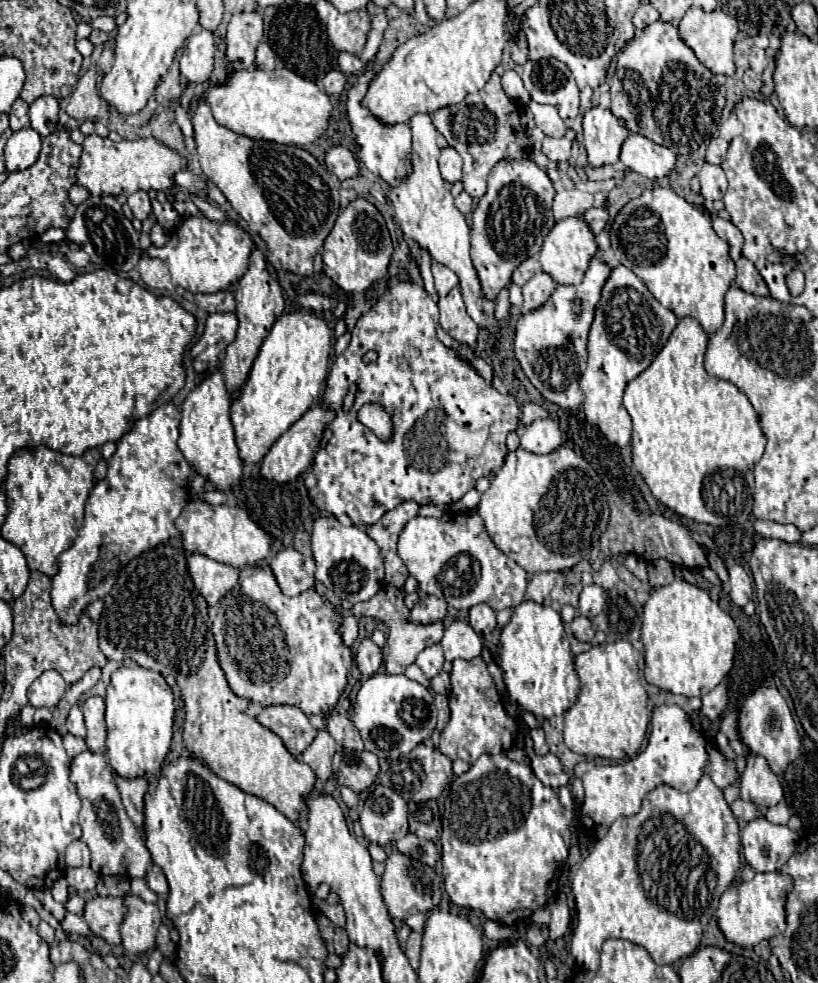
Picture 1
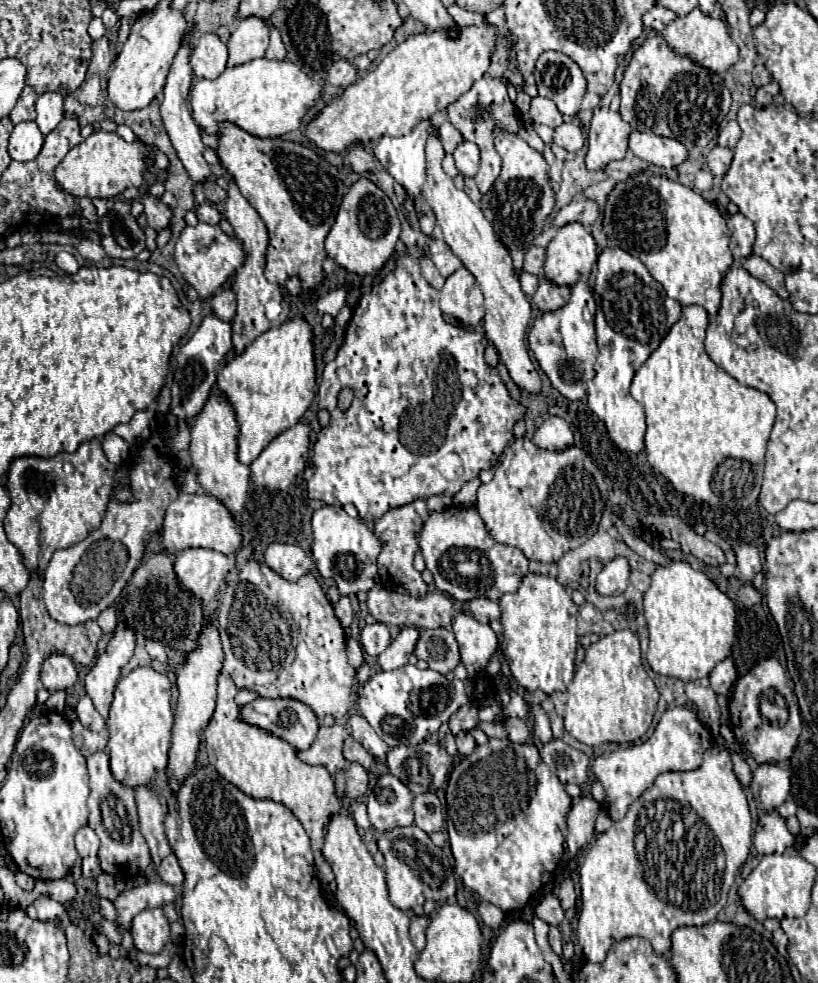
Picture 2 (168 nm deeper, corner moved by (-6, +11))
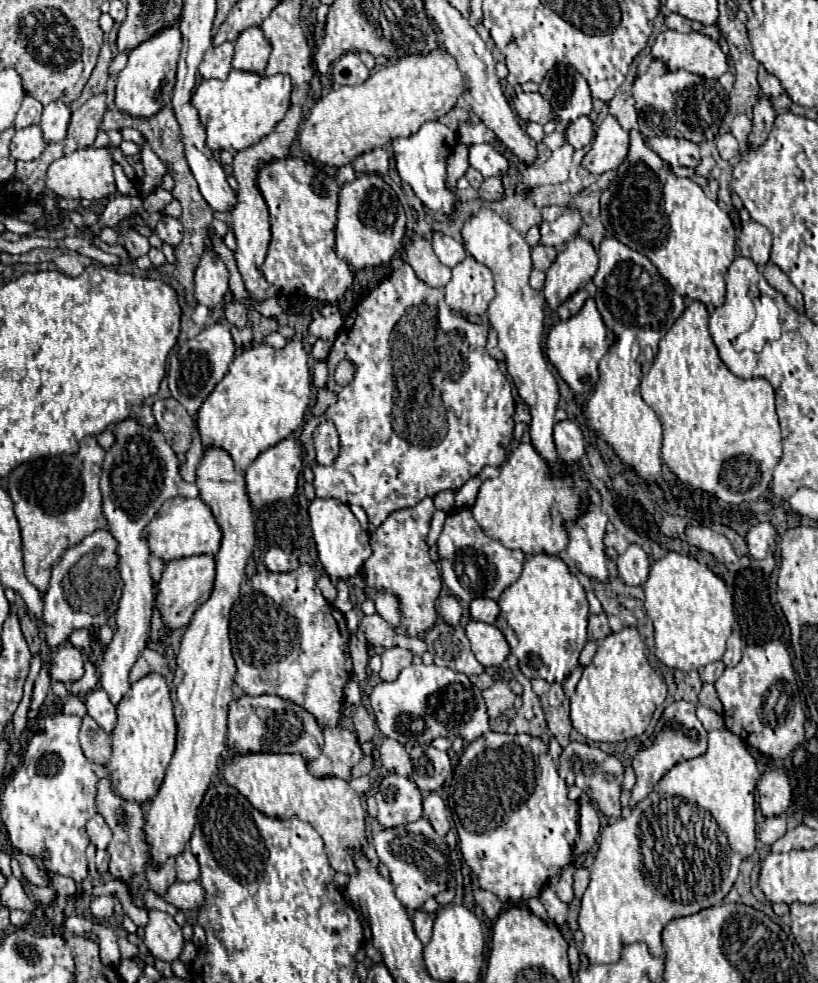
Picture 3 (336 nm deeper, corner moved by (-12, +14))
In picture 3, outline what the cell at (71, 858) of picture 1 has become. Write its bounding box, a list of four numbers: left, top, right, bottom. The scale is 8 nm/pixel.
[86,814,112,850]

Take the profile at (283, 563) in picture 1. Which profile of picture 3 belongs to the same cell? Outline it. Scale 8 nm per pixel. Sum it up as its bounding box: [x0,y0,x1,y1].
[264,546,298,572]

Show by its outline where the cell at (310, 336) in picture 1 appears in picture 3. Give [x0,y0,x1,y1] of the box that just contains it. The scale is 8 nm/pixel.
[196,338,310,472]

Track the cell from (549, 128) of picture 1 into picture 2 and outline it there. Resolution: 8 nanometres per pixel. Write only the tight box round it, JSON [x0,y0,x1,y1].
[530,95,562,129]

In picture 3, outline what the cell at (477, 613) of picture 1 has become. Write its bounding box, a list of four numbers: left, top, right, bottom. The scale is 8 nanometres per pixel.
[470,598,500,624]

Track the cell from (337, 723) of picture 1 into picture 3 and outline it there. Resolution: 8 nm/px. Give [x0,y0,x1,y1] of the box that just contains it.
[378,738,412,778]

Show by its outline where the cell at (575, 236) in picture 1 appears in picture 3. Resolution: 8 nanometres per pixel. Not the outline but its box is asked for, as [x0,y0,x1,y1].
[544,236,598,310]

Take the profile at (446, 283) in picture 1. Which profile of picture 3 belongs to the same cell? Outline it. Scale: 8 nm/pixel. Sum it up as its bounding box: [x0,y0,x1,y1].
[432,232,466,268]

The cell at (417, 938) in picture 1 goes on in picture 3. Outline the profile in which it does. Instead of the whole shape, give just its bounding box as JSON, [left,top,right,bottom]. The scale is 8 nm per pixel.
[412,910,434,944]

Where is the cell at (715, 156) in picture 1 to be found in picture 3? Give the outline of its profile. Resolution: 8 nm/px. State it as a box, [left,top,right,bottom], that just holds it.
[730,114,752,144]

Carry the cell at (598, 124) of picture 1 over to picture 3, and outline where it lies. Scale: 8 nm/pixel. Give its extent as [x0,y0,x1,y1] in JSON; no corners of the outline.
[582,116,628,174]

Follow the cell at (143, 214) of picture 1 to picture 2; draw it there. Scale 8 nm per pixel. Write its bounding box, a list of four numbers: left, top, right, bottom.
[142,193,172,231]

